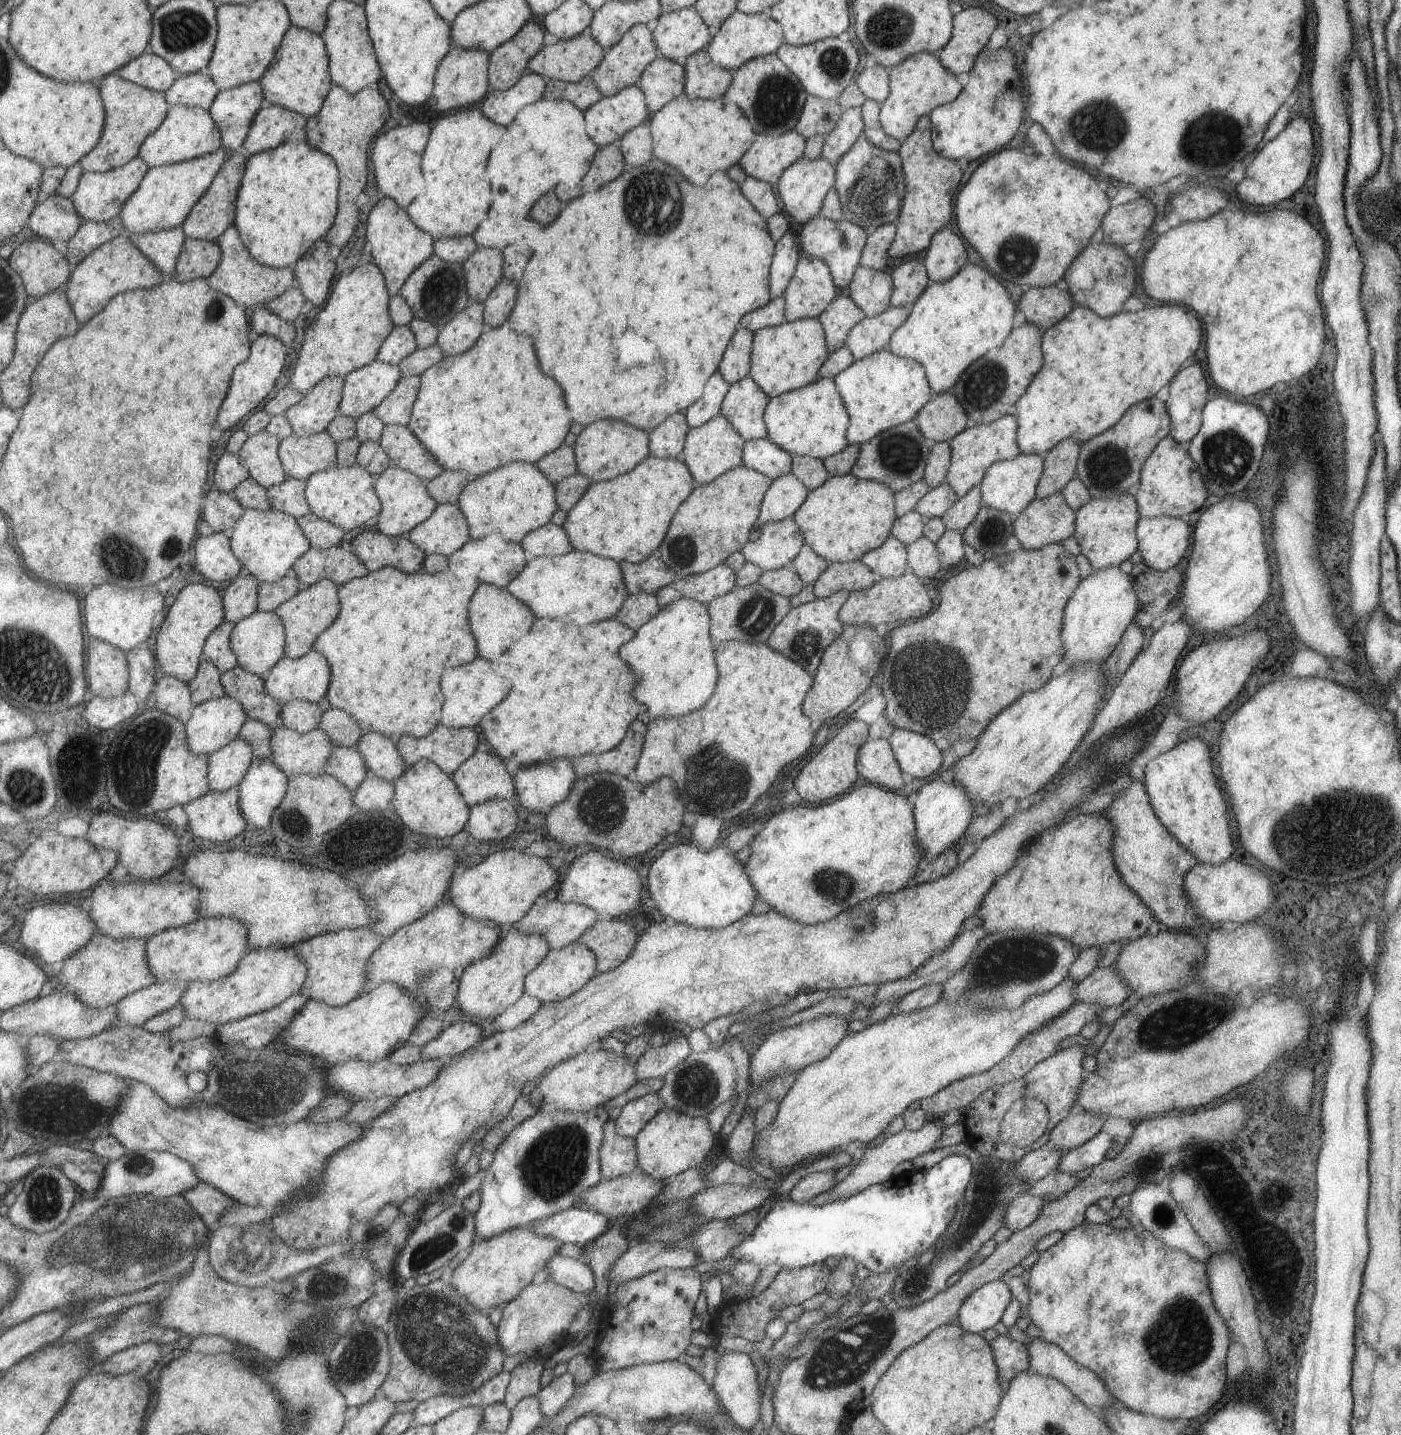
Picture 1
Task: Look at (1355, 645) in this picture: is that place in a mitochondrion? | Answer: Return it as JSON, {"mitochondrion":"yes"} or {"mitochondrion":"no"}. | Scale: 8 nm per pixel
{"mitochondrion":"no"}

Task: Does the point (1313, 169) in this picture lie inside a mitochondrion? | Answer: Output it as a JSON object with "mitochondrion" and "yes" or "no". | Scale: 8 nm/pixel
{"mitochondrion":"no"}

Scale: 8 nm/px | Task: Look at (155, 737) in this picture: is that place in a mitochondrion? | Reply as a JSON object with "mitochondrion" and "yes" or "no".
{"mitochondrion":"yes"}

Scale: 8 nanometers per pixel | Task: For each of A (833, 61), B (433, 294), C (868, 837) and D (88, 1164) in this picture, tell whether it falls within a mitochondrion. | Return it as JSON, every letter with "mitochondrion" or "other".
{"A":"mitochondrion","B":"mitochondrion","C":"other","D":"other"}

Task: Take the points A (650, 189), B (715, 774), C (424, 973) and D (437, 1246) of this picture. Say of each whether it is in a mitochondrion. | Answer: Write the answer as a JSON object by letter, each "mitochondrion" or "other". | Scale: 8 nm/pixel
{"A":"mitochondrion","B":"mitochondrion","C":"mitochondrion","D":"mitochondrion"}

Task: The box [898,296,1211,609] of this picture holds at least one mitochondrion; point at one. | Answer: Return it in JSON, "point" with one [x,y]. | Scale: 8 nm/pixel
{"point":[983,385]}

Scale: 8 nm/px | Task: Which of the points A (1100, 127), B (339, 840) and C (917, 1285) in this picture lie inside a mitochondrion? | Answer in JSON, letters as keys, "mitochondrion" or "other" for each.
{"A":"mitochondrion","B":"other","C":"mitochondrion"}

